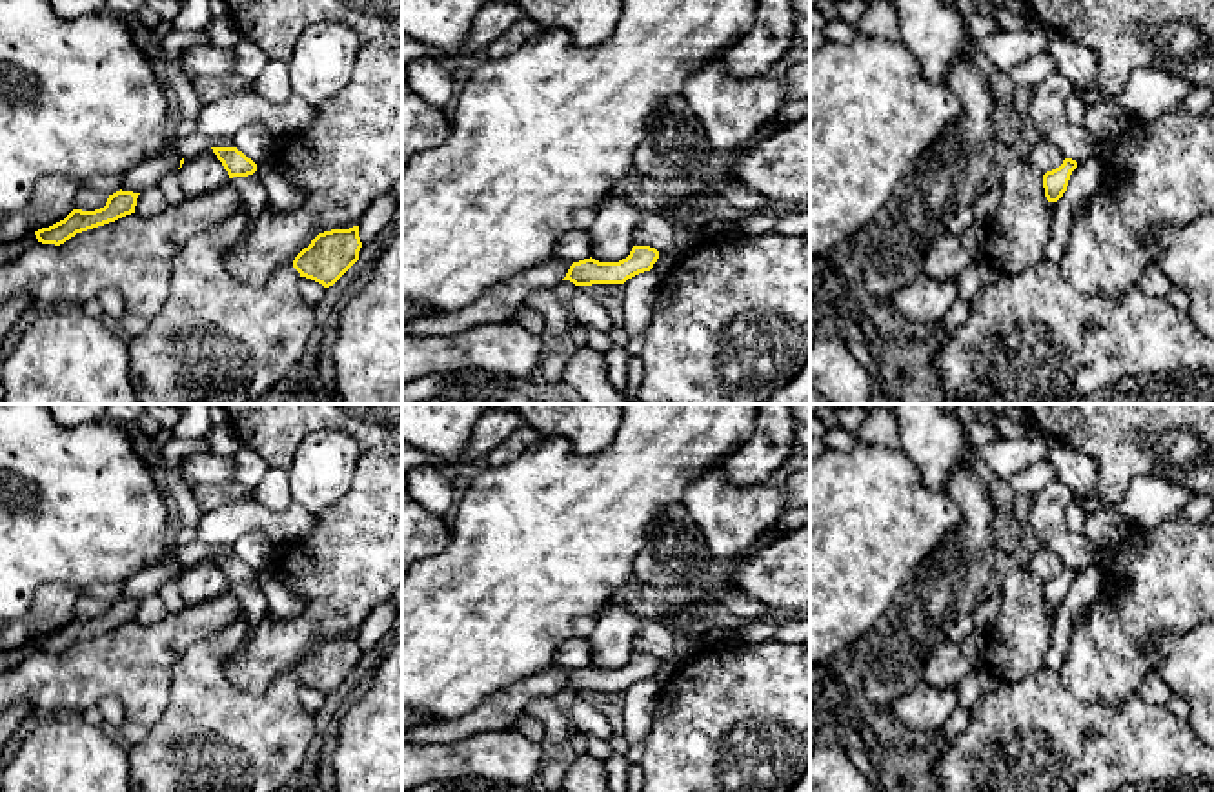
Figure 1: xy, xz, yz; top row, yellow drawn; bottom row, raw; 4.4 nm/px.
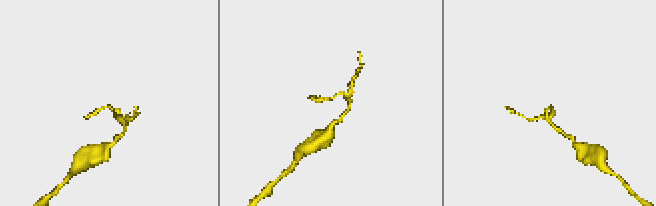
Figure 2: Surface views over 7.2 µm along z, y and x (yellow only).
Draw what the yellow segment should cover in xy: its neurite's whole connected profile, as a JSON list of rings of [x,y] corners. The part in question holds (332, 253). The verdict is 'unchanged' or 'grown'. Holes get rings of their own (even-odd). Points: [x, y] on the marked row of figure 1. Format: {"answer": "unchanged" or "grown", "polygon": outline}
{"answer": "unchanged", "polygon": [[[359,226],[324,231],[295,257],[293,268],[329,288],[359,260],[360,248]]]}

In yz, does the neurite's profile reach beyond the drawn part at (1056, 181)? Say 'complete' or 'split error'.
complete

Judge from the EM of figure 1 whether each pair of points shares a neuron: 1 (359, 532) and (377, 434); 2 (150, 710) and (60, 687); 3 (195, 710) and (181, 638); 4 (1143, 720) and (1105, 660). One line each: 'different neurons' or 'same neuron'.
1: different neurons
2: same neuron
3: different neurons
4: different neurons

